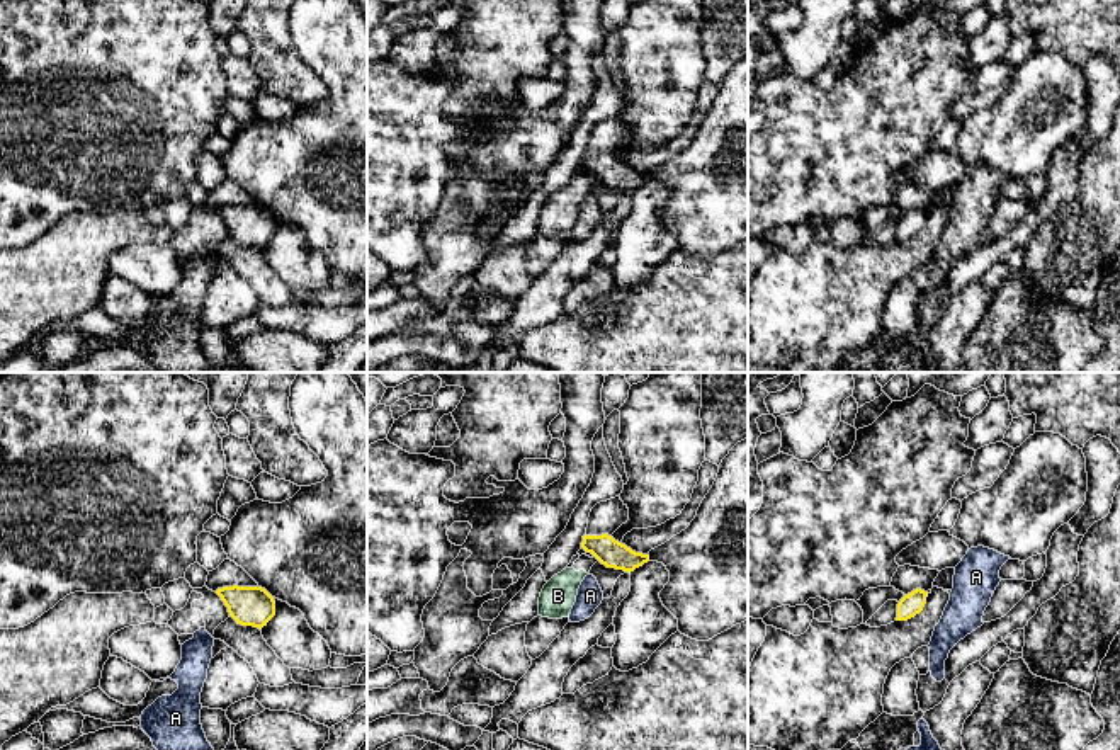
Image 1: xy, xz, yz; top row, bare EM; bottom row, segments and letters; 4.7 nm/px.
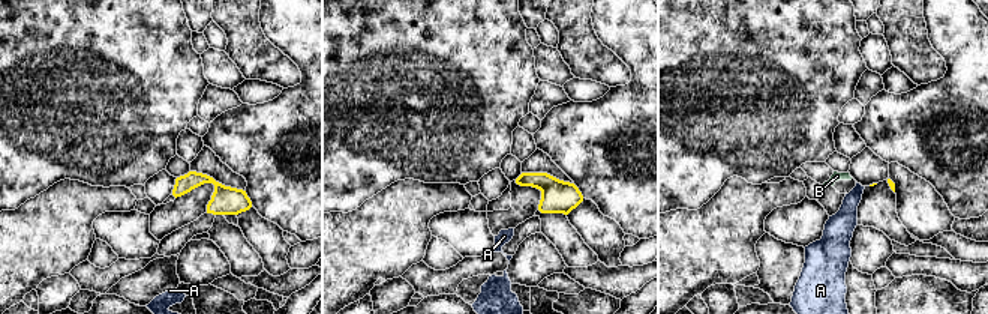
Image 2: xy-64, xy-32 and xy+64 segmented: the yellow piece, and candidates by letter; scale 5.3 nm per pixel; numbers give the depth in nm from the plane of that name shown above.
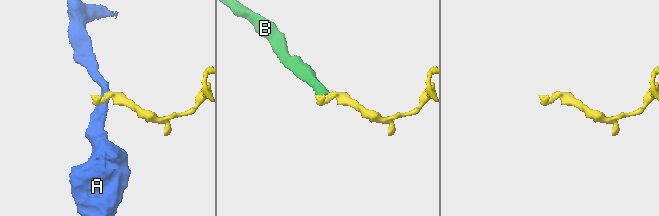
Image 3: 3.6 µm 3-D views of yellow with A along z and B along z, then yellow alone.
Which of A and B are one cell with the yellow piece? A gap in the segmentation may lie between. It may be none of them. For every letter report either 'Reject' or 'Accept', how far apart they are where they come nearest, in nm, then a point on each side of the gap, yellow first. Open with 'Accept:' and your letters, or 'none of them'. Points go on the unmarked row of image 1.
Accept: B
A: Reject. Distance 70 nm. Across: xz (602, 182), (592, 194)
B: Accept. Distance 90 nm. Across: xz (595, 176), (583, 189)

